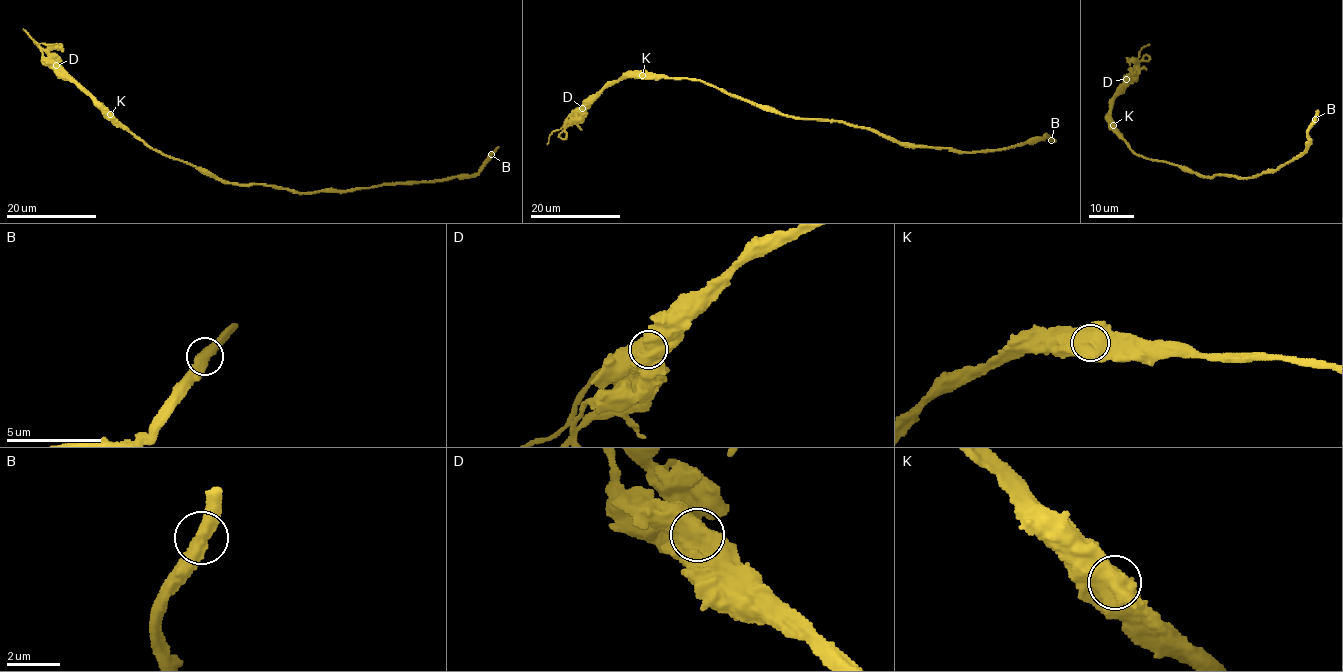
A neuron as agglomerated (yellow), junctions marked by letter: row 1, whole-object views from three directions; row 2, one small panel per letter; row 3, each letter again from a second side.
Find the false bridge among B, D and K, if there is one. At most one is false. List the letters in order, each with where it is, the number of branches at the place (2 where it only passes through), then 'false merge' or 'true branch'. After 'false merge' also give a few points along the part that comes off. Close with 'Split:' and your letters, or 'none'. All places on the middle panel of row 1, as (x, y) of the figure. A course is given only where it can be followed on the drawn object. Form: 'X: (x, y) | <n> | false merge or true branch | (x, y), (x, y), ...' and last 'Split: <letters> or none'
B: (1051, 140) | 2 | true branch
D: (582, 108) | 1 | false merge | (582, 109), (575, 115), (574, 121), (576, 110), (552, 133), (547, 144)
K: (642, 75) | 1 | true branch
Split: D

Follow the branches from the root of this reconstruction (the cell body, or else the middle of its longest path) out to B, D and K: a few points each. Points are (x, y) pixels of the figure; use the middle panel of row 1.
B: (792, 118), (842, 120), (874, 129), (900, 142), (956, 151), (1006, 150), (1035, 143), (1045, 135), (1051, 140)
D: (792, 118), (730, 96), (699, 80), (645, 76), (626, 76), (614, 81), (582, 109)
K: (792, 118), (730, 96), (699, 80), (648, 78), (642, 75)

